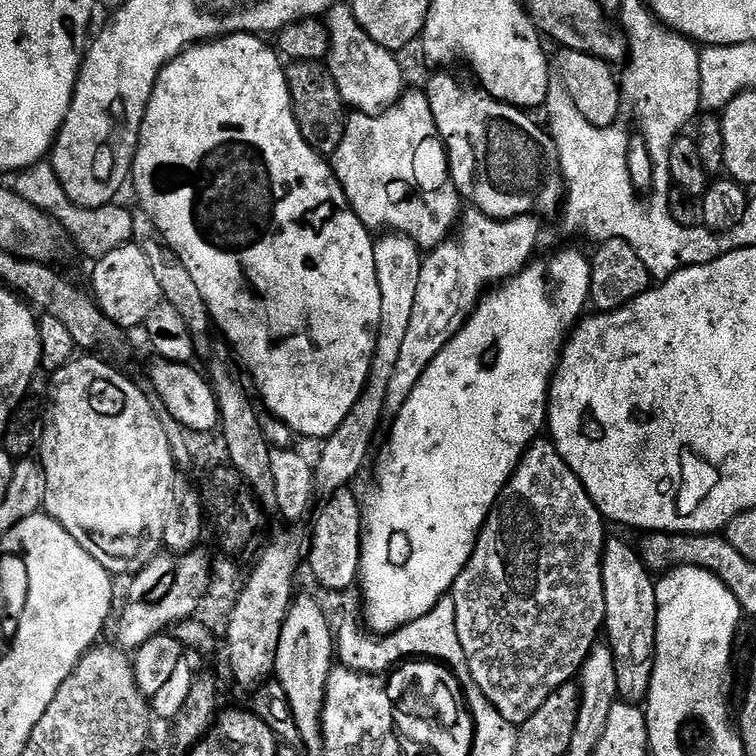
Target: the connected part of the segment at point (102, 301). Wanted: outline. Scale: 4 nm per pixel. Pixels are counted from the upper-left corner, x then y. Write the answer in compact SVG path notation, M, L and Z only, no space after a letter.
M129 242L95 261L92 296L101 311L123 330L143 327L154 308L163 303L161 287L139 243Z

